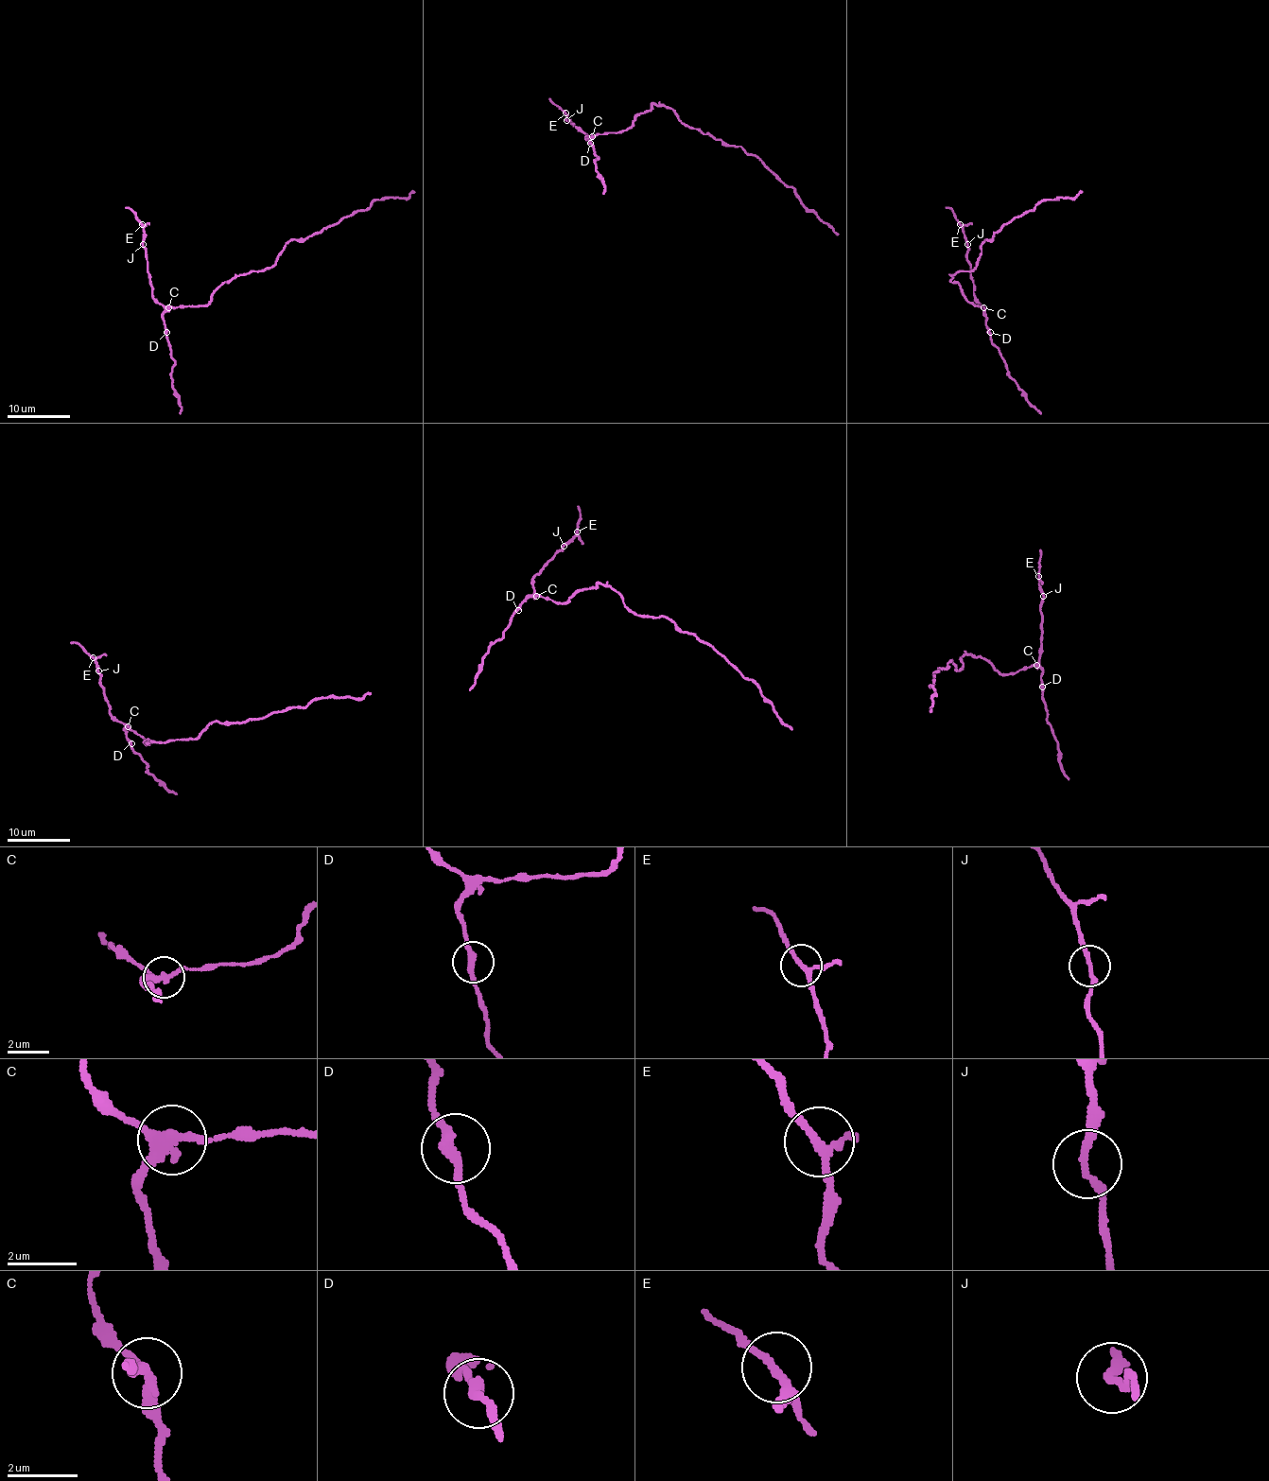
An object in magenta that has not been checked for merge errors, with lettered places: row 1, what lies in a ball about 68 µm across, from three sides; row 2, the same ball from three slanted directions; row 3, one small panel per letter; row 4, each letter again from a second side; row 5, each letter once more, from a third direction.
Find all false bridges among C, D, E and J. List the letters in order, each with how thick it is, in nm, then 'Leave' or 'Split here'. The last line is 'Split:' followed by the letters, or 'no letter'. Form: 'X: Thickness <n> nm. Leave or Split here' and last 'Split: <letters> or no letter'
C: Thickness 260 nm. Split here
D: Thickness 280 nm. Leave
E: Thickness 180 nm. Leave
J: Thickness 220 nm. Leave
Split: C

